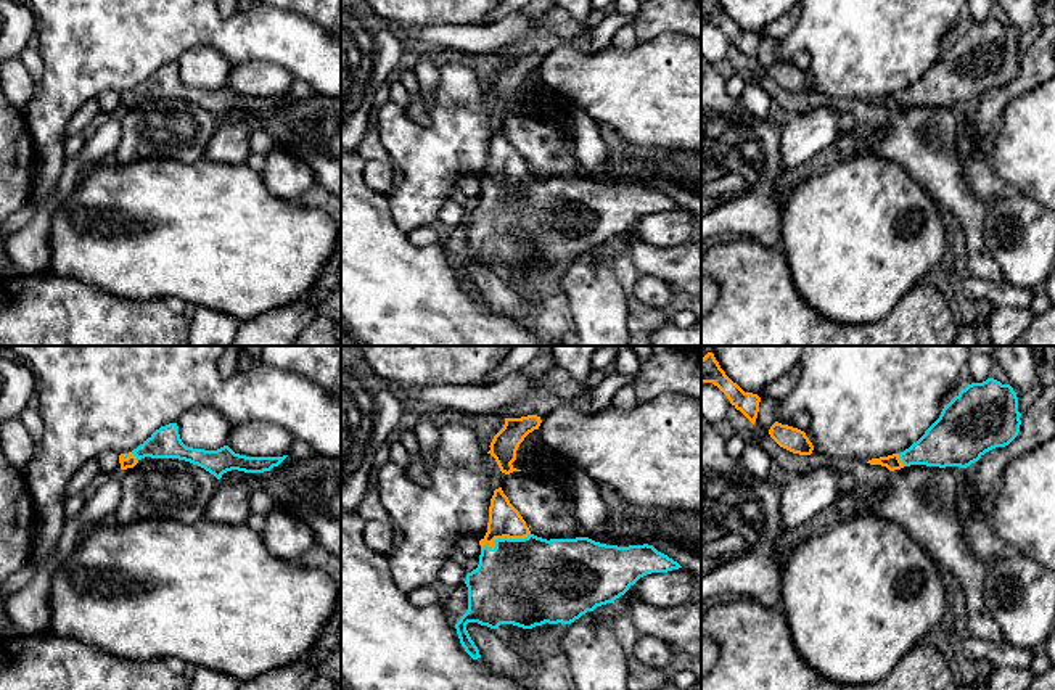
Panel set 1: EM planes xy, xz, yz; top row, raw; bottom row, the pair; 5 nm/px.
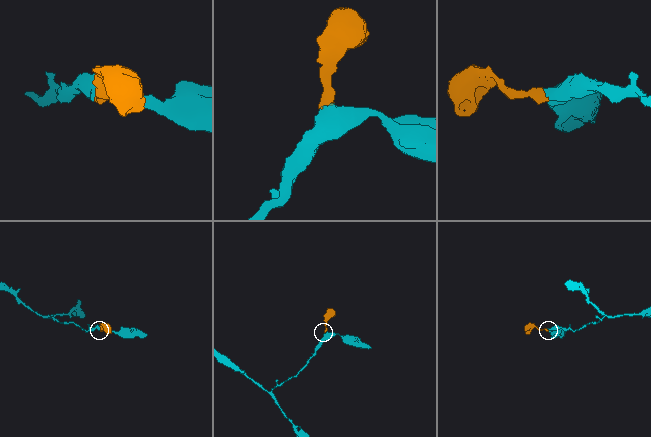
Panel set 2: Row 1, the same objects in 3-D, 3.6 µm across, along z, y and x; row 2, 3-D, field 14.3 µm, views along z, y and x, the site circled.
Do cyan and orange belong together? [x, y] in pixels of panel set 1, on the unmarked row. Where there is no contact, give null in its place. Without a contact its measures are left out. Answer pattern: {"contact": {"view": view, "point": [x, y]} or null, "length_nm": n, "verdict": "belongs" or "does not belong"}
{"contact": {"view": "xz", "point": [504, 177]}, "length_nm": 260, "verdict": "belongs"}

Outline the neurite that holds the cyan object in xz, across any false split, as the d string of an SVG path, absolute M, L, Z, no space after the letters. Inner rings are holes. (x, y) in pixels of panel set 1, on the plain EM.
M502 127L494 130L489 146L487 172L479 180L481 195L476 209L466 214L468 249L455 264L465 291L481 298L466 264L478 262L491 269L513 264L523 269L548 264L571 264L597 246L614 243L640 217L682 207L653 185L606 185L589 177L542 179L534 175Z

